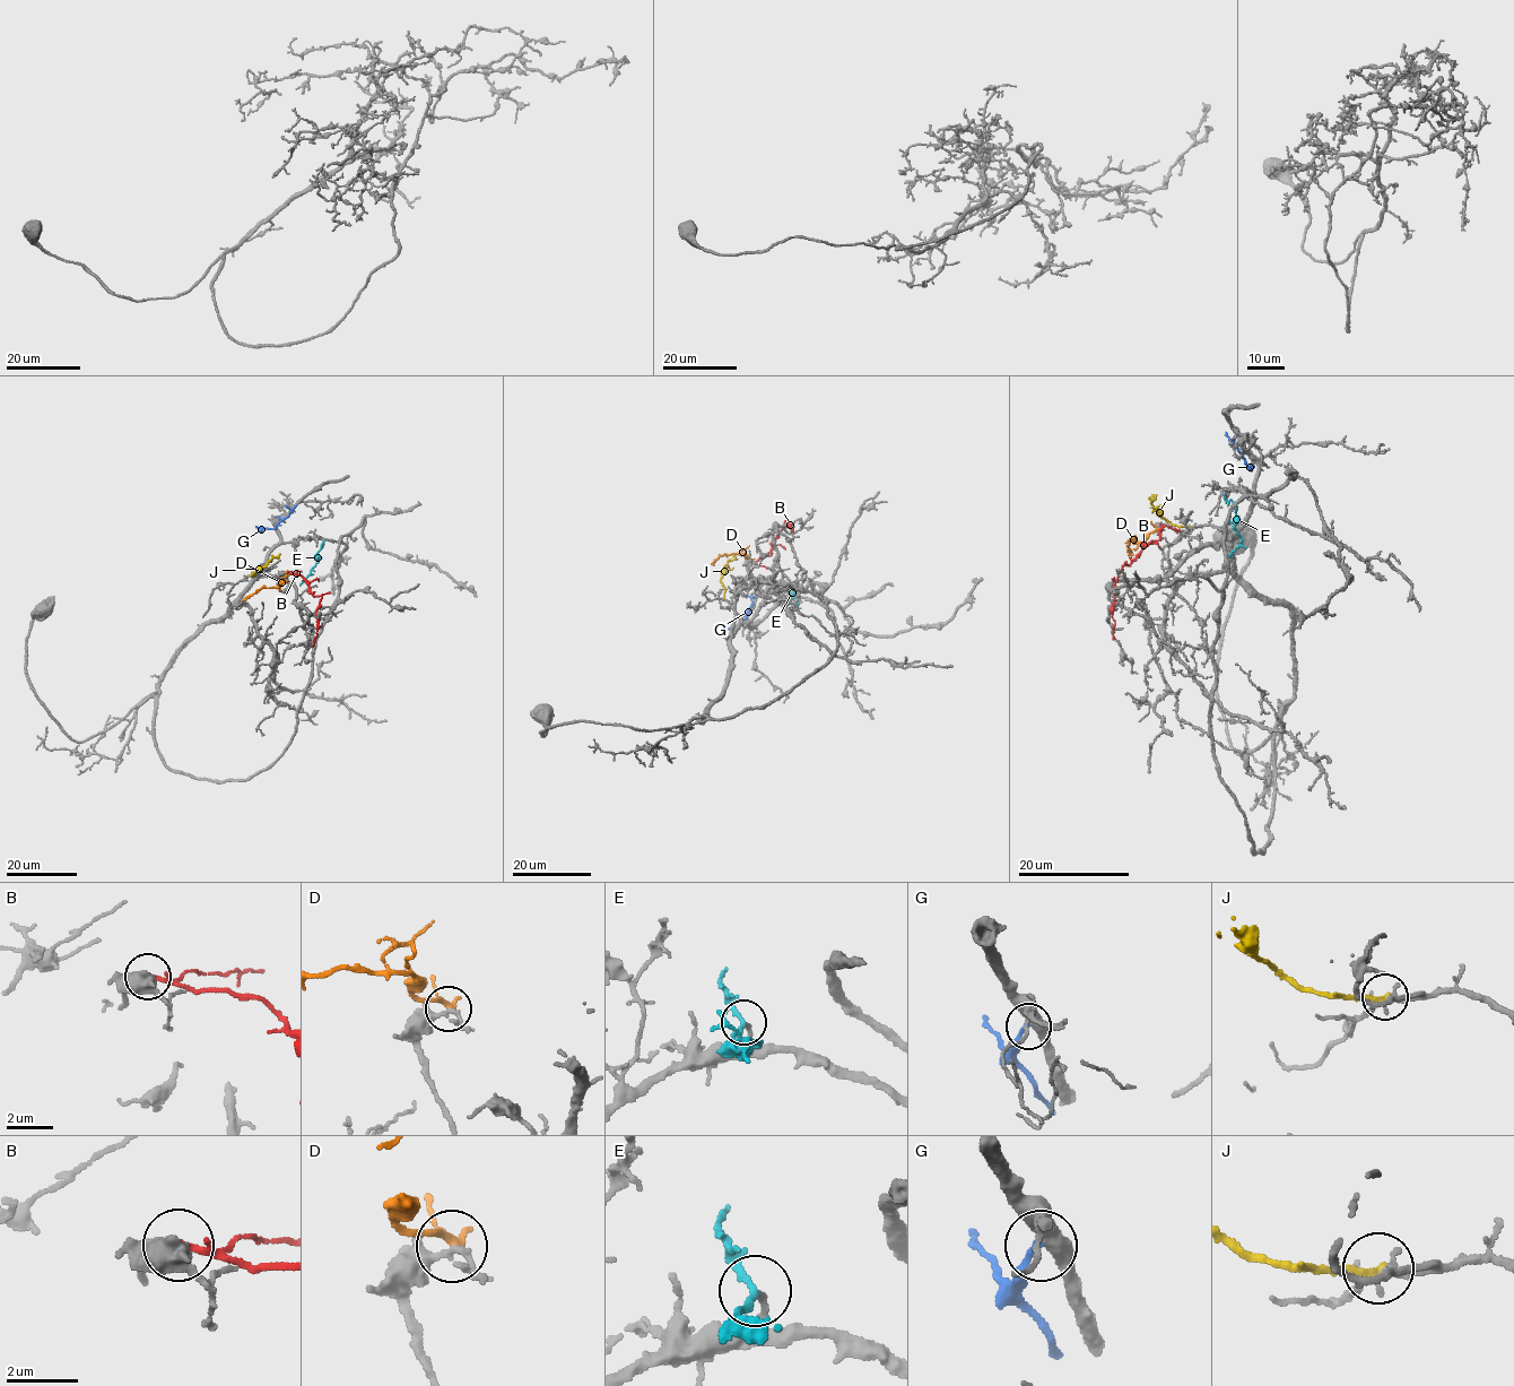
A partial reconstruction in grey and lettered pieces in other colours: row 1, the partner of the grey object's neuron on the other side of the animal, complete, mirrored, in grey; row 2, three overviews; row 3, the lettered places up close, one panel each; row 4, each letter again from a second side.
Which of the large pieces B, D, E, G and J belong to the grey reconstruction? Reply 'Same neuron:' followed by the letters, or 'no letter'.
Same neuron: E

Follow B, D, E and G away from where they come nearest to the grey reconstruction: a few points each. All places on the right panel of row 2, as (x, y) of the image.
B: (1162, 525), (1159, 538), (1148, 544), (1123, 566), (1114, 588), (1114, 639)
D: (1157, 530), (1139, 544), (1129, 538), (1129, 555)
E: (1235, 503), (1234, 528), (1242, 543), (1227, 560)
G: (1236, 434), (1233, 441), (1249, 468), (1253, 460)

